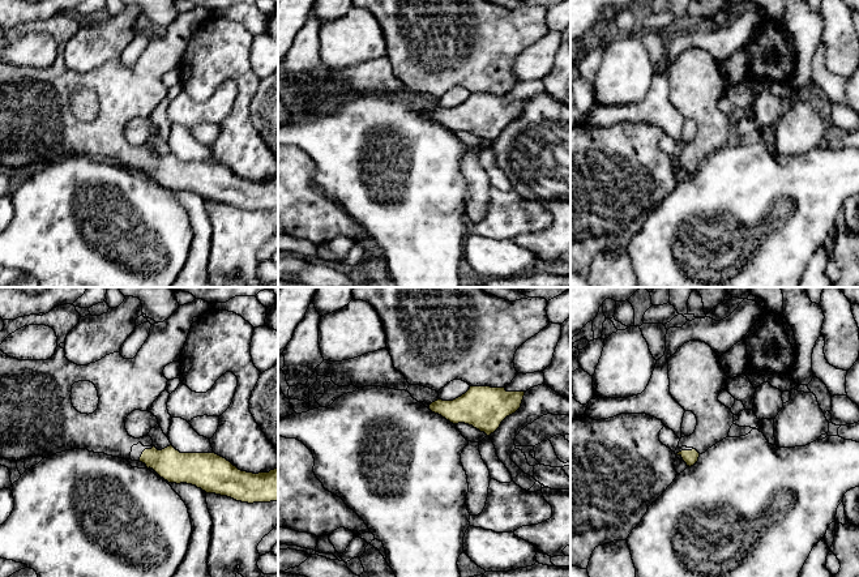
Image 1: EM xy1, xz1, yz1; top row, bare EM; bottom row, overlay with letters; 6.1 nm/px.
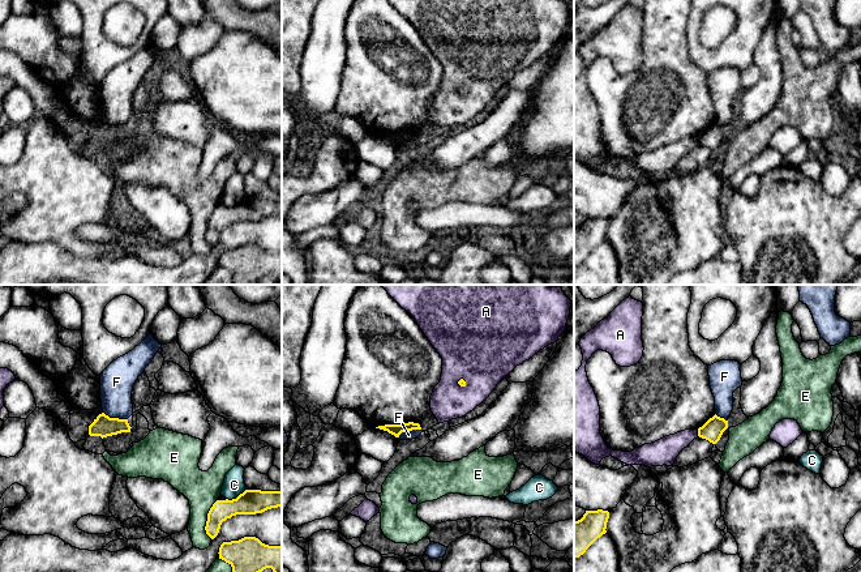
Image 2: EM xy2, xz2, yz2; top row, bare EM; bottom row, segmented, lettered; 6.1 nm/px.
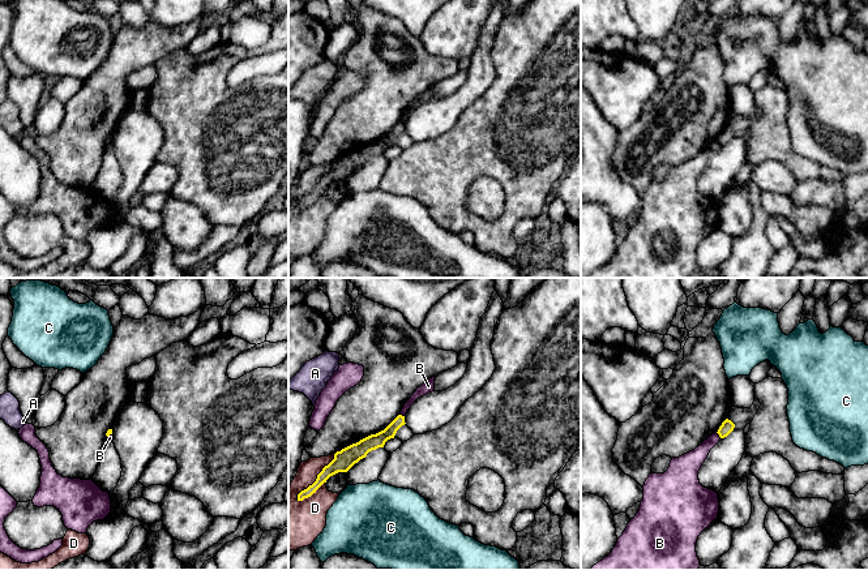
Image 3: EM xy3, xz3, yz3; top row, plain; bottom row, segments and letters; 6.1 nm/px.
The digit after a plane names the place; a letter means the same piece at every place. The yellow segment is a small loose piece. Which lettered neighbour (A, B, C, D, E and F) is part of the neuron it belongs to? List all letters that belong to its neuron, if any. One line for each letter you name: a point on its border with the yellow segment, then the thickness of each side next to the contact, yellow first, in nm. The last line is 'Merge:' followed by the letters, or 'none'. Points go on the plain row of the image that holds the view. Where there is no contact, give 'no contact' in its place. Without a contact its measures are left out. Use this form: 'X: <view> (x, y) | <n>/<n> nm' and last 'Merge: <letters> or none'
Merge: none

